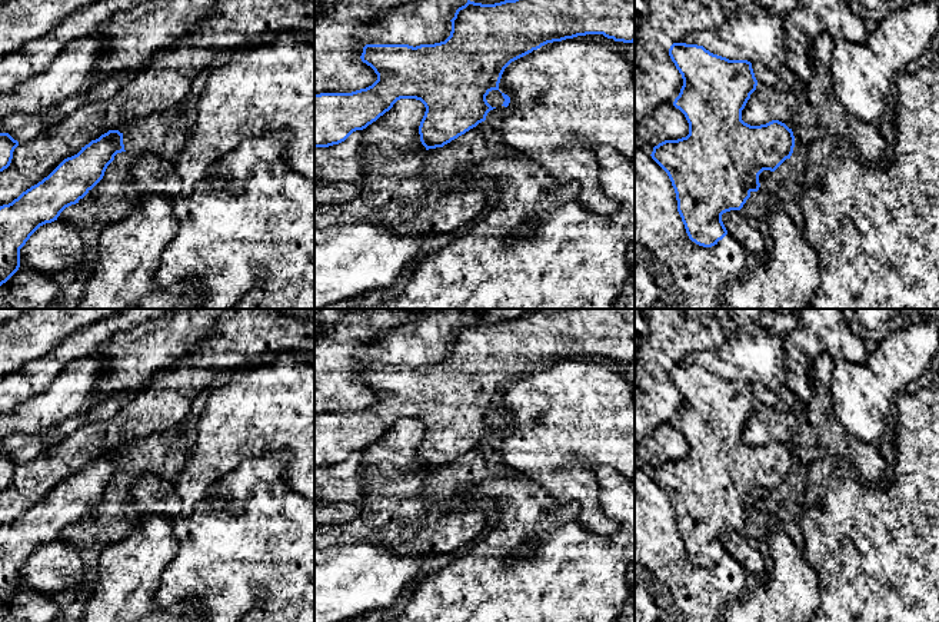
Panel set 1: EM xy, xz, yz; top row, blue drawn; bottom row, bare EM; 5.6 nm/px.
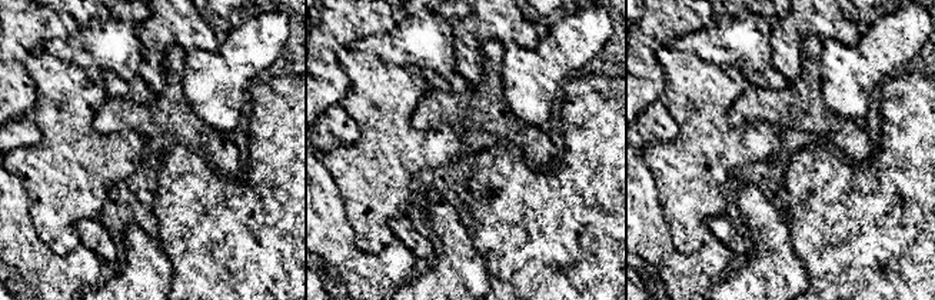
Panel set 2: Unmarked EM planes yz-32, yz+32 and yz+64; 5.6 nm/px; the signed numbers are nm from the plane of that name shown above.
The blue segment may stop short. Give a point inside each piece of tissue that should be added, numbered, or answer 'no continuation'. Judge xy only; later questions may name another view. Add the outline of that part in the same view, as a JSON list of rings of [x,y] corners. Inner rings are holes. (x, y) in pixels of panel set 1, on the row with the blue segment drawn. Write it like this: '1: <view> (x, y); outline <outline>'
no continuation

